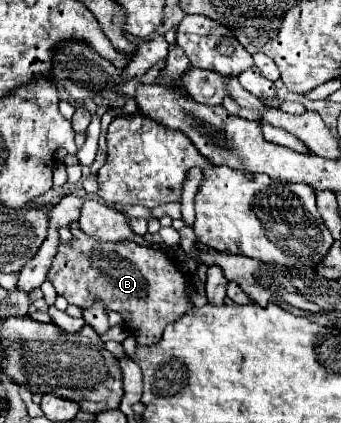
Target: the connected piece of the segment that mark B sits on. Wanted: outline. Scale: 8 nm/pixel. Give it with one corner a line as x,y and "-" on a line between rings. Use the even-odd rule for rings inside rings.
71,222
69,230
73,232
73,240
69,244
59,242
59,250
53,258
53,264
47,272
47,280
53,284
57,296
63,296
69,304
75,304
79,308
91,306
95,298
103,300
107,304
107,310
115,310
123,316
123,320
129,324
131,330
137,330
137,342
143,346
153,346
161,340
161,334
167,324
173,324
177,318
181,318
187,310
193,308
187,296
187,276
179,272
175,262
167,258
165,252
139,246
135,242
99,242
97,238
91,238

